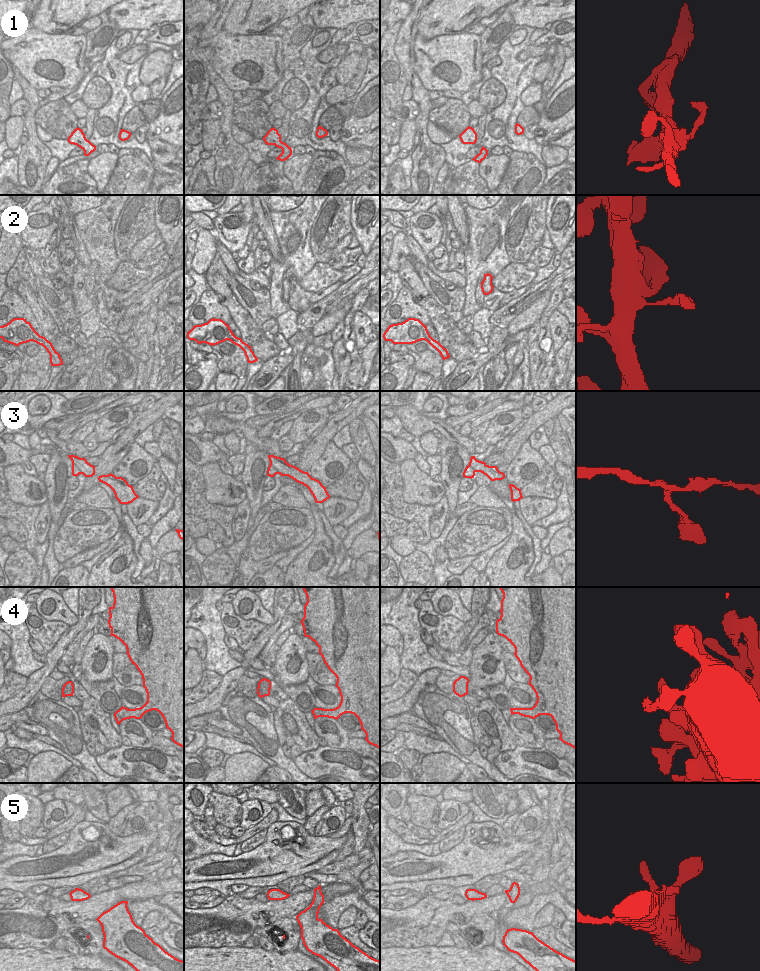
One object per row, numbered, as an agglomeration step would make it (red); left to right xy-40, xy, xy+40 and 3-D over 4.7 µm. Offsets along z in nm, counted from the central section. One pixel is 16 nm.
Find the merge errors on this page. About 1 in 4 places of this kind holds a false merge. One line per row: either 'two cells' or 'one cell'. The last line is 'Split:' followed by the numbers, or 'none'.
1: one cell
2: one cell
3: one cell
4: one cell
5: one cell
Split: none

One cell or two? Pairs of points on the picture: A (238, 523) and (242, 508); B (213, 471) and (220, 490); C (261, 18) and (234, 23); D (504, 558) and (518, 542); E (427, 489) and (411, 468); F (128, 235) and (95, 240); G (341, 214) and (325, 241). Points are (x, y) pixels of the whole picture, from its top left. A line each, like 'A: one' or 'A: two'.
A: one
B: one
C: one
D: one
E: one
F: two
G: one

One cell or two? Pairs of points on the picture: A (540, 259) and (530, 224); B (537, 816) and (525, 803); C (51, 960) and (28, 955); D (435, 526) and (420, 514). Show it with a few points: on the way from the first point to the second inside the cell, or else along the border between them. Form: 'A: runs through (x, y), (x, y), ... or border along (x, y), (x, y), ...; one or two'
A: border along (540, 245), (533, 251), (528, 260); two
B: border along (534, 804), (519, 814); two
C: runs through (45, 960), (34, 960); one
D: border along (434, 506), (429, 521), (431, 538); two

